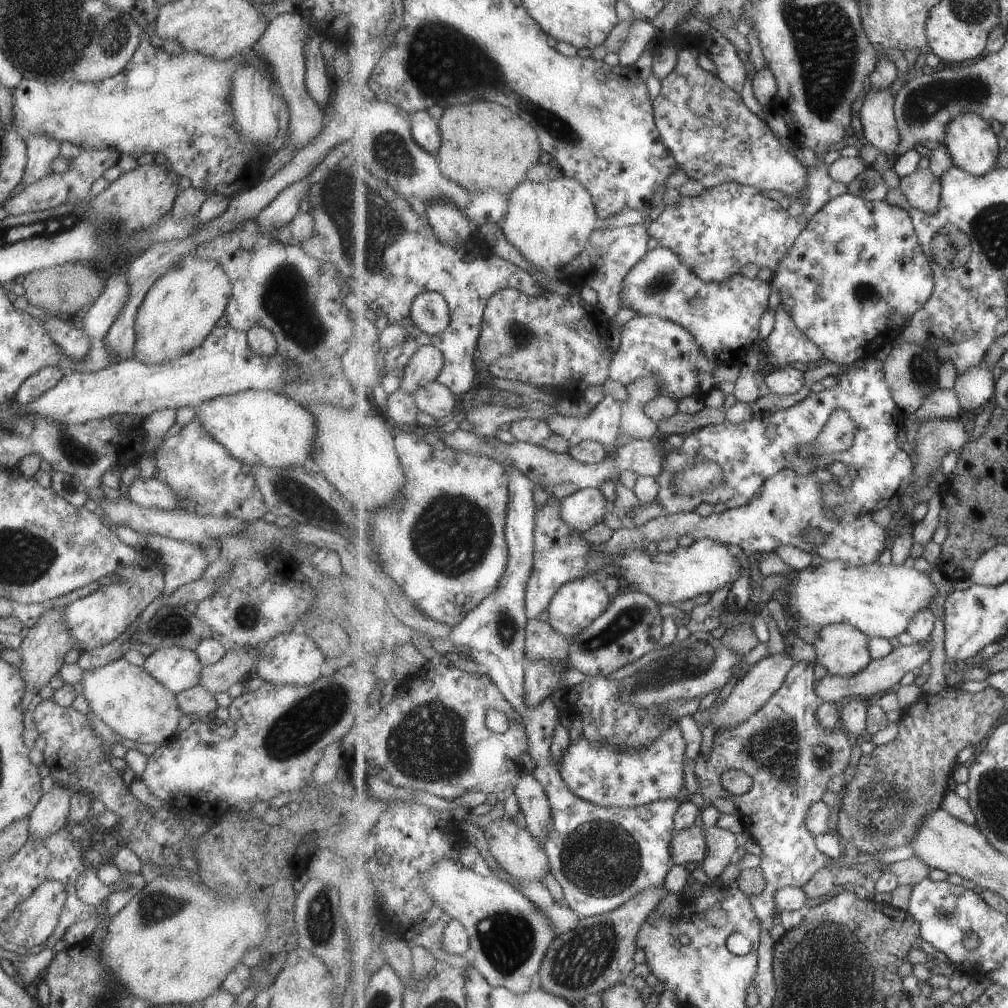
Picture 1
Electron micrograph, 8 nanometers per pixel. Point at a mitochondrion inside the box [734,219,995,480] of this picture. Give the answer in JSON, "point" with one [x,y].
{"point":[921,368]}

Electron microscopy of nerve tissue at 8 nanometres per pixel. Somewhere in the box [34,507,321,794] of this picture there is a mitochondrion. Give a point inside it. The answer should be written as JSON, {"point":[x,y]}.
{"point":[246,617]}

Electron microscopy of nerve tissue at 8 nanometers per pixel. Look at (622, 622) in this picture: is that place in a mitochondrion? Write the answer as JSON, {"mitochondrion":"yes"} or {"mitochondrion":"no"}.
{"mitochondrion":"yes"}

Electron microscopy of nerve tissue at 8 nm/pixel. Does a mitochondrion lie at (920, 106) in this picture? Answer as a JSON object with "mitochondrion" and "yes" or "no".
{"mitochondrion":"yes"}

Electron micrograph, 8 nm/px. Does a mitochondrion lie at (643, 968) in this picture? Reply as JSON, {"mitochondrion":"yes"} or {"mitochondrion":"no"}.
{"mitochondrion":"no"}

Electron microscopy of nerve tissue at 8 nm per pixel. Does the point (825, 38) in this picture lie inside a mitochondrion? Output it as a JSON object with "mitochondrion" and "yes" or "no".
{"mitochondrion":"yes"}

